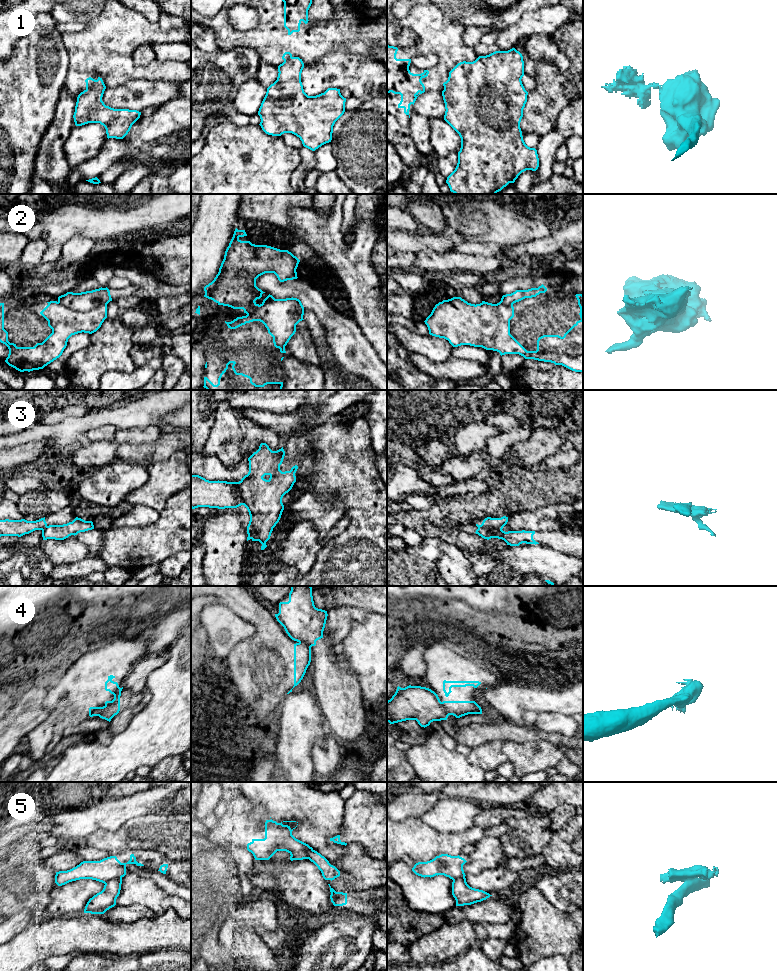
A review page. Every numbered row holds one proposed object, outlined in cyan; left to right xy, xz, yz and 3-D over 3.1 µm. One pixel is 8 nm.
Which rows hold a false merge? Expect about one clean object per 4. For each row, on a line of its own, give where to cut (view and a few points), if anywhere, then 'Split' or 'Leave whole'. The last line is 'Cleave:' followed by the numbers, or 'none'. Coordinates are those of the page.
1: Split along xy (96, 80), (86, 89). Split
2: Split along xy (58, 301), (80, 311), (89, 311), (102, 304), (106, 305). Split
3: Split along yz (478, 526), (501, 530). Split
4: Split along yz (441, 702), (450, 714). Split
5: Split along xy (121, 876), (104, 883). Split
Cleave: 1, 2, 3, 4, 5

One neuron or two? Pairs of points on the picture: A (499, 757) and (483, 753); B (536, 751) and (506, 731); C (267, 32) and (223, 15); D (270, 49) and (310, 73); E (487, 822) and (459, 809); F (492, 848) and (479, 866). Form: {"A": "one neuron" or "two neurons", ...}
{"A": "one neuron", "B": "two neurons", "C": "one neuron", "D": "two neurons", "E": "two neurons", "F": "one neuron"}

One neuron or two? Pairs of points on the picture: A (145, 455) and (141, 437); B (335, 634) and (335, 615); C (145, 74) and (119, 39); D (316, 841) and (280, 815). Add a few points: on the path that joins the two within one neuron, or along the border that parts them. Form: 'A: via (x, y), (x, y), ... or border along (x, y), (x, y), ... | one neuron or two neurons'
A: border along (162, 432), (153, 441), (121, 443), (119, 445) | two neurons
B: via (335, 629), (335, 620) | one neuron
C: via (135, 70), (119, 54), (119, 49) | one neuron
D: via (314, 830), (298, 814), (291, 814) | one neuron

